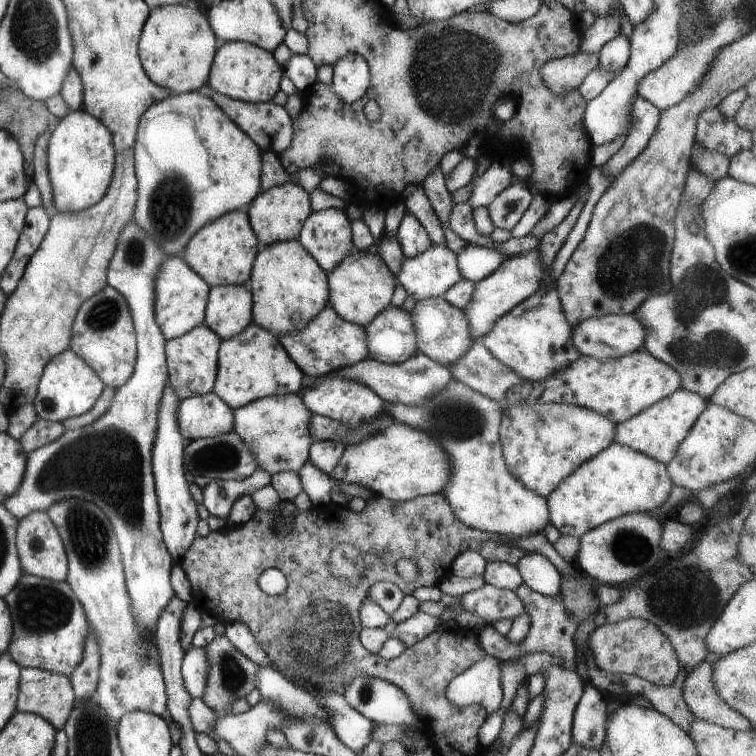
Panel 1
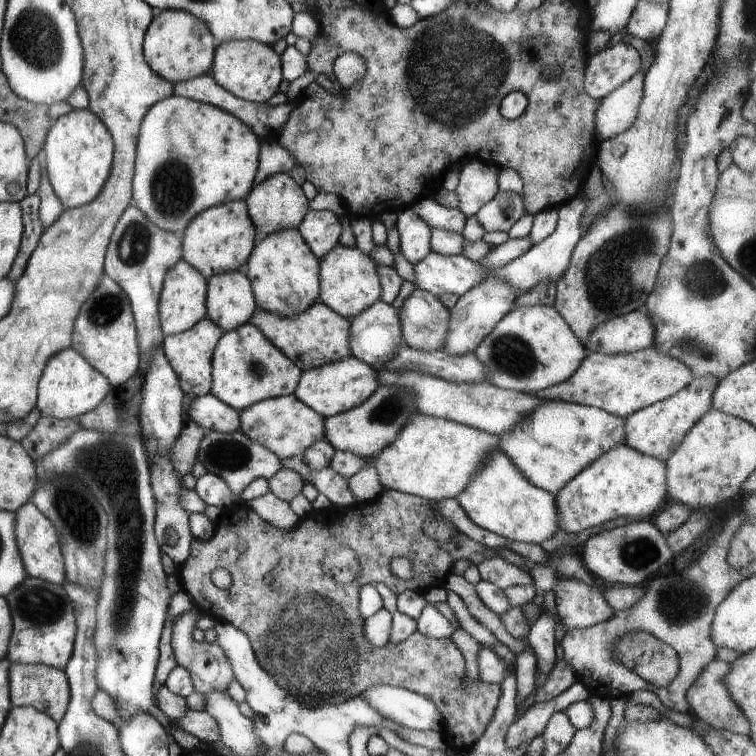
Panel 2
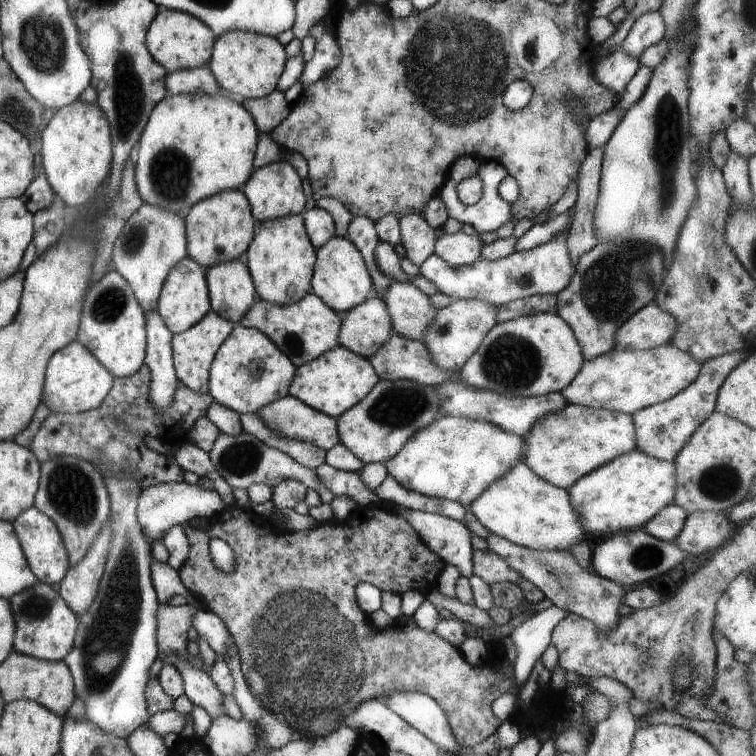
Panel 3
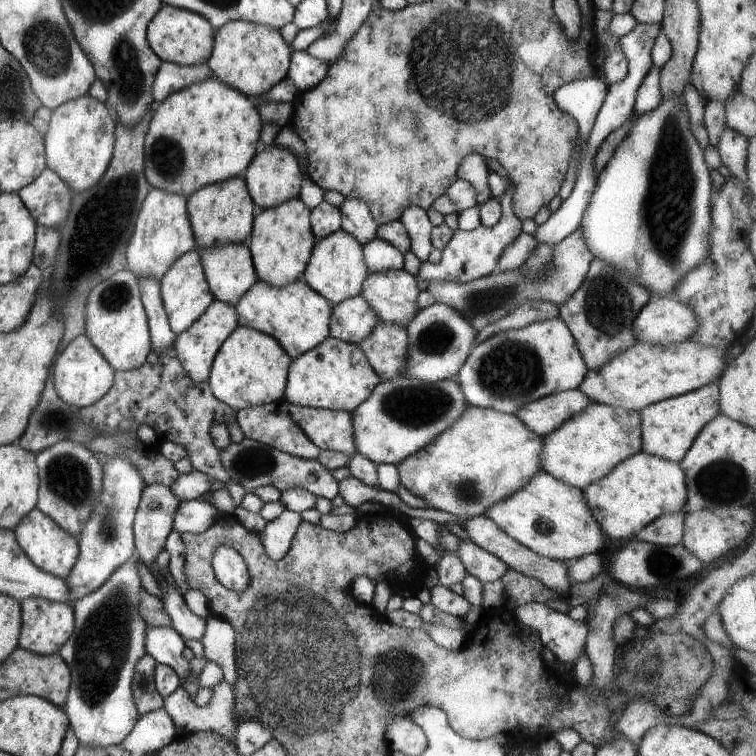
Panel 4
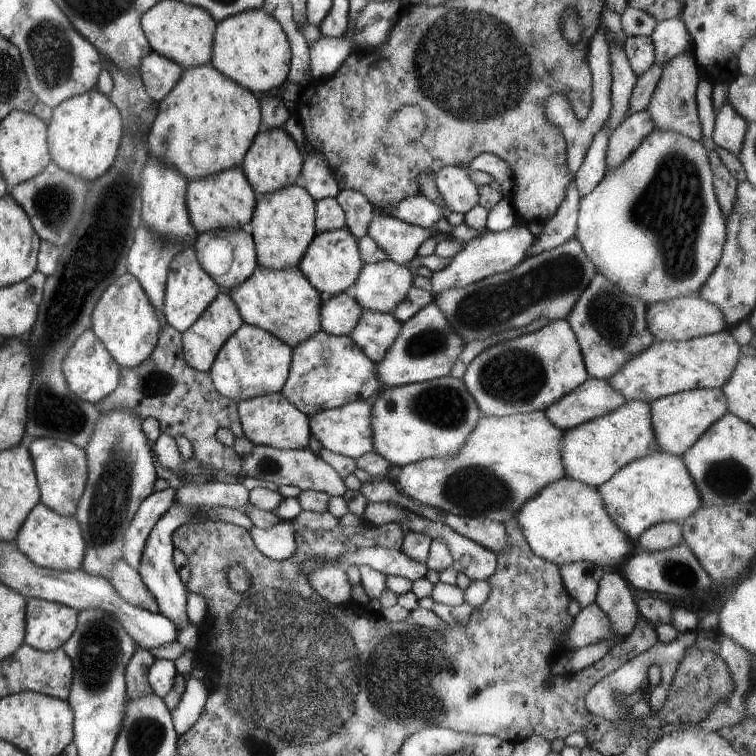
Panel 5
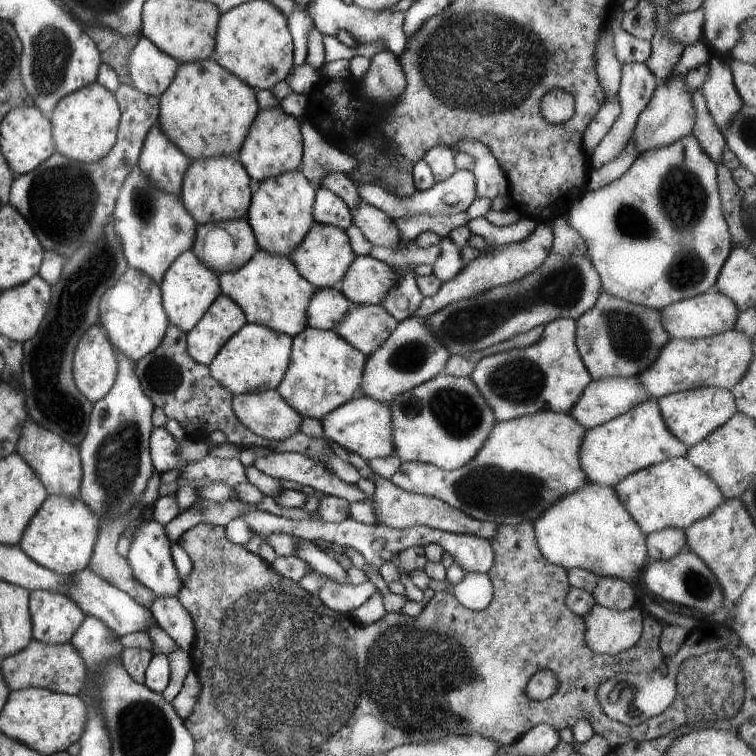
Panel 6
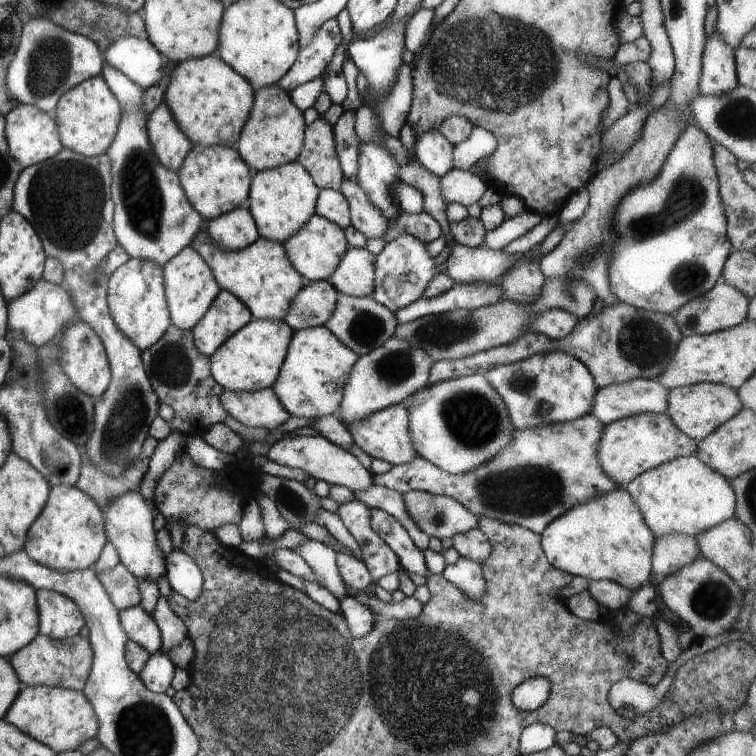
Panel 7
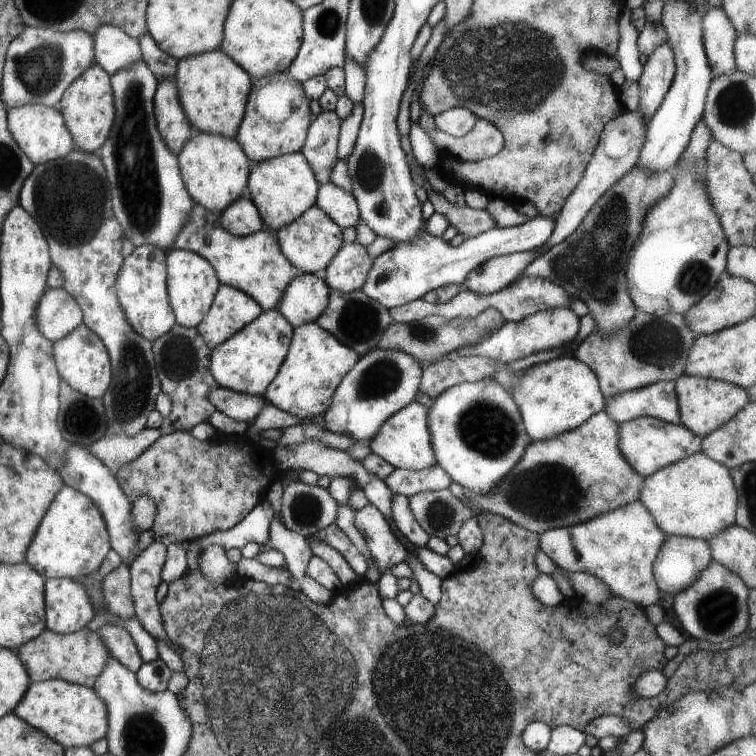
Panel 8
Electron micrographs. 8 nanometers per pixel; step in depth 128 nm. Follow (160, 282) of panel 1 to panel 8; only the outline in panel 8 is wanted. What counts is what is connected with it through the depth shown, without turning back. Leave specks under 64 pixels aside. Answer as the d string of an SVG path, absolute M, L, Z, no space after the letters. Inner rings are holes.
M171 249L166 254L166 290L169 305L174 313L176 324L183 327L197 327L209 311L220 283L214 269L196 253Z

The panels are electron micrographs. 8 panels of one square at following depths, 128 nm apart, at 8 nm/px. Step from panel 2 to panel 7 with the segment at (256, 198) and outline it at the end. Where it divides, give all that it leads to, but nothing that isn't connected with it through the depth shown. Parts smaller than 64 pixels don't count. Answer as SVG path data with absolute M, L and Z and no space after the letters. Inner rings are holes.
M268 85L255 90L252 108L247 121L240 129L240 136L235 144L235 150L251 172L277 167L297 159L302 148L304 129L306 128L302 113L293 105L289 93L279 89L276 85ZM276 97L284 105L283 113L276 118L264 116L262 111L265 102Z

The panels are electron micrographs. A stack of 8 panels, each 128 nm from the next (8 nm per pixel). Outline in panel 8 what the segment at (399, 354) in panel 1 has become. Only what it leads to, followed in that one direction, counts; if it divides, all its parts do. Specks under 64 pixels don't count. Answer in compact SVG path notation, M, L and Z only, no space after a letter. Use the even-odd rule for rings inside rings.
M298 273L286 286L276 309L291 327L312 322L325 309L331 290L313 273Z

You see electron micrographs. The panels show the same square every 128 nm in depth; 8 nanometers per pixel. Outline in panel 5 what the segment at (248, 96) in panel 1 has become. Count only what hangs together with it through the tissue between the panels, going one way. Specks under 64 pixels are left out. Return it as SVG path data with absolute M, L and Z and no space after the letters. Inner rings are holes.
M261 7L250 9L216 22L209 64L251 93L267 93L287 79L290 45L275 18L266 14Z

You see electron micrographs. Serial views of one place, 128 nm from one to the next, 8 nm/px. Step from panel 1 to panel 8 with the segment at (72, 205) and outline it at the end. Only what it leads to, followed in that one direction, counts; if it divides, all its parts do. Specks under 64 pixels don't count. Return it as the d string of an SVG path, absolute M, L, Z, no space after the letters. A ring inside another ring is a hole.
M93 63L63 92L60 102L52 107L64 119L66 130L69 130L72 139L79 151L96 153L107 139L107 134L115 116L110 76L96 63Z

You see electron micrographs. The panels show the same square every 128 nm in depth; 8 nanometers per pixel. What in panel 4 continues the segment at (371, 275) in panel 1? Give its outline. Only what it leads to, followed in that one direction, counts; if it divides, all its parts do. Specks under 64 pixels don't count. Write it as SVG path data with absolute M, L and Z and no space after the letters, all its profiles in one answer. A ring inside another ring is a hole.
M339 229L315 241L311 249L309 262L305 266L302 277L319 296L330 302L331 306L361 294L361 284L367 274L366 264L362 254L362 246L346 232Z

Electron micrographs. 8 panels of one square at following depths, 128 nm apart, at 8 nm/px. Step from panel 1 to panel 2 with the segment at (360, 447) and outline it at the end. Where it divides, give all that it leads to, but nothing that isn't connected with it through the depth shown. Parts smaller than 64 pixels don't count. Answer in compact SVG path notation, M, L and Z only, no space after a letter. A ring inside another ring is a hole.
M417 413L413 414L413 418L409 418L409 422L397 432L393 442L389 446L385 446L379 454L373 454L371 458L361 458L356 454L334 450L329 466L341 478L349 478L355 472L359 472L363 466L371 464L377 470L379 484L383 489L393 489L434 502L441 499L455 499L455 496L469 484L471 474L475 474L479 470L481 462L485 462L485 458L489 456L489 450L500 450L499 435L489 434L453 421Z

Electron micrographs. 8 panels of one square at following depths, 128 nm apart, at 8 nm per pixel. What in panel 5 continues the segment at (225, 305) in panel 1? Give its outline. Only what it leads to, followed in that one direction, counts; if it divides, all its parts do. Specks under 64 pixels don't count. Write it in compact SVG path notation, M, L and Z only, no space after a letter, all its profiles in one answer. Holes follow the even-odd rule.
M247 228L215 229L213 232L199 233L194 239L191 247L198 262L201 261L201 252L205 244L214 236L225 238L232 247L233 266L225 274L212 277L221 292L228 292L229 289L244 282L255 271L258 266L256 249Z

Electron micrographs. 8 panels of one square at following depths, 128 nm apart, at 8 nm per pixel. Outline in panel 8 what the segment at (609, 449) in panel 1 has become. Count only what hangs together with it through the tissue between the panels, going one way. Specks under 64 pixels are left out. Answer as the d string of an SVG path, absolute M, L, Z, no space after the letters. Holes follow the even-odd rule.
M701 451L645 477L638 495L638 500L666 536L680 535L705 541L736 524L736 499L729 469Z

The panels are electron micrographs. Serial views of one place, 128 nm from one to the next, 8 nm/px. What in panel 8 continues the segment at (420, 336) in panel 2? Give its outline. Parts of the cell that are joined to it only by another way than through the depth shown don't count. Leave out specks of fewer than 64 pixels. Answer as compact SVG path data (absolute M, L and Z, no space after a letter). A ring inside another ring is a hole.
M356 242L344 243L329 260L323 281L331 291L350 292L360 289L371 267L372 259L365 247Z

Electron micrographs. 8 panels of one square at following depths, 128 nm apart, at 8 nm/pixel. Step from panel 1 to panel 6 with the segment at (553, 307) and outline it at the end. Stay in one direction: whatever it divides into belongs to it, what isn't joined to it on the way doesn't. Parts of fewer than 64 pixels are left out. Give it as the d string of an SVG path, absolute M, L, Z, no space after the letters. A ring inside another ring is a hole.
M557 317L544 324L539 340L531 346L483 356L475 362L469 377L498 421L539 411L570 412L592 380L575 346L575 321L565 317Z

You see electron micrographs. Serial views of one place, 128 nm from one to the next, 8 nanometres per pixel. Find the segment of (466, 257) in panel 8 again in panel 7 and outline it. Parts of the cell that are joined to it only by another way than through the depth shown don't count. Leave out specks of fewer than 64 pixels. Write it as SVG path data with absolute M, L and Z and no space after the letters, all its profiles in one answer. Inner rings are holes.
M401 234L389 243L382 243L380 252L375 256L374 288L370 298L395 313L409 303L422 297L429 280L440 273L445 273L445 264L435 264L434 257L428 254L427 243L416 240L413 236Z

